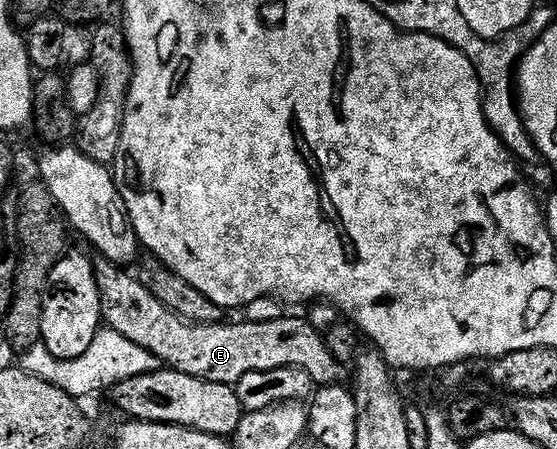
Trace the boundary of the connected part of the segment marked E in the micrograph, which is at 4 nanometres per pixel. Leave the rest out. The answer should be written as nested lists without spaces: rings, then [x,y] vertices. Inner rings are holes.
[[[115,263],[95,265],[101,321],[109,329],[153,353],[167,369],[233,387],[250,376],[250,372],[270,372],[278,368],[304,370],[317,387],[334,386],[341,381],[341,362],[334,360],[325,335],[315,330],[307,317],[285,316],[270,320],[270,324],[241,320],[219,326],[199,326],[182,321],[170,312],[170,308],[154,300],[139,277],[128,272]]]

